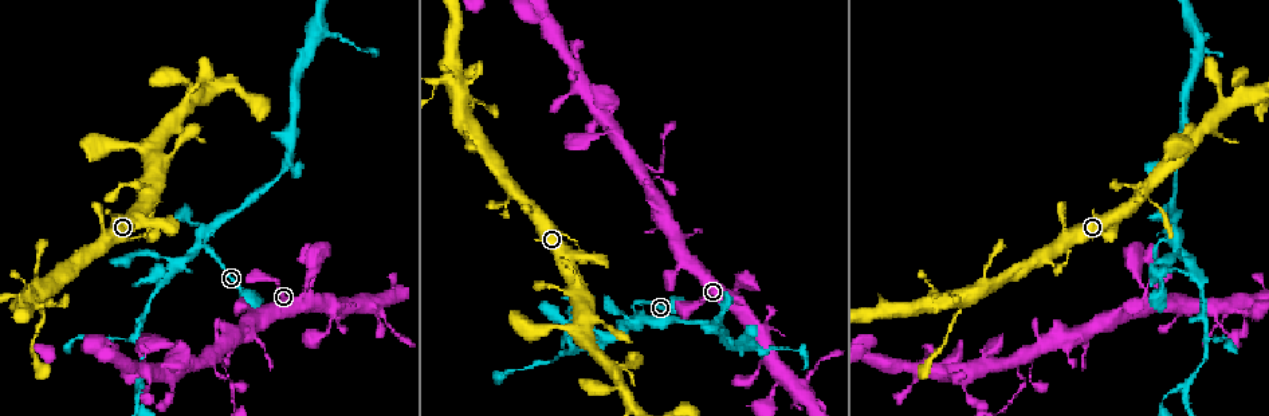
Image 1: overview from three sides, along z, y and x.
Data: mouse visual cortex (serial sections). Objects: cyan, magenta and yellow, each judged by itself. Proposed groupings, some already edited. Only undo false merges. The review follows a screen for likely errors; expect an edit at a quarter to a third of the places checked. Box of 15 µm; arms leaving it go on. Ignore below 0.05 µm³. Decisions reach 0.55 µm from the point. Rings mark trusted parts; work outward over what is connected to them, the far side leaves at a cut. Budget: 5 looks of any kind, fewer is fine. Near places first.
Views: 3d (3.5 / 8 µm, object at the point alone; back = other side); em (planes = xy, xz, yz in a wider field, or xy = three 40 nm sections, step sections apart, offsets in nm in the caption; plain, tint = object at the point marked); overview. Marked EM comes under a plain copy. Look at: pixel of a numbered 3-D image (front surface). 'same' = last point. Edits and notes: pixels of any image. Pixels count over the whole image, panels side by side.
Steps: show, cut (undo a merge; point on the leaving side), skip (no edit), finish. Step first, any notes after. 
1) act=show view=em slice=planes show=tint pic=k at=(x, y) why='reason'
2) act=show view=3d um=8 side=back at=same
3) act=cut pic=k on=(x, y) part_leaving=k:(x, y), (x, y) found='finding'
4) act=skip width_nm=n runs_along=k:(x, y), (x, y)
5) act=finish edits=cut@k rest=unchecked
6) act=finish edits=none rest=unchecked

act=show view=3d um=3.5 pic=1 at=(206, 236) why='four-way junction'

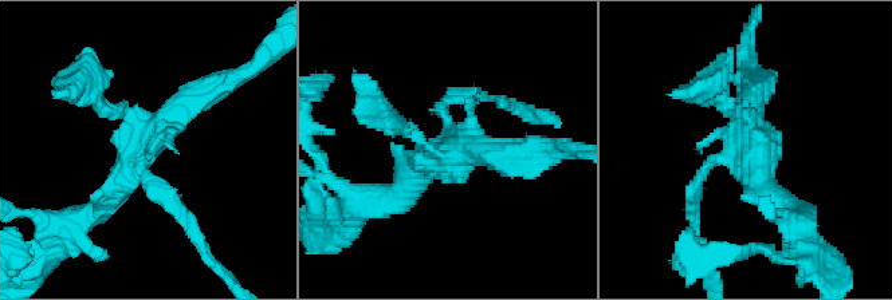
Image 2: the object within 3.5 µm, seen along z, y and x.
act=show view=em slice=xy step=2 show=tint pic=2 at=(453, 130)

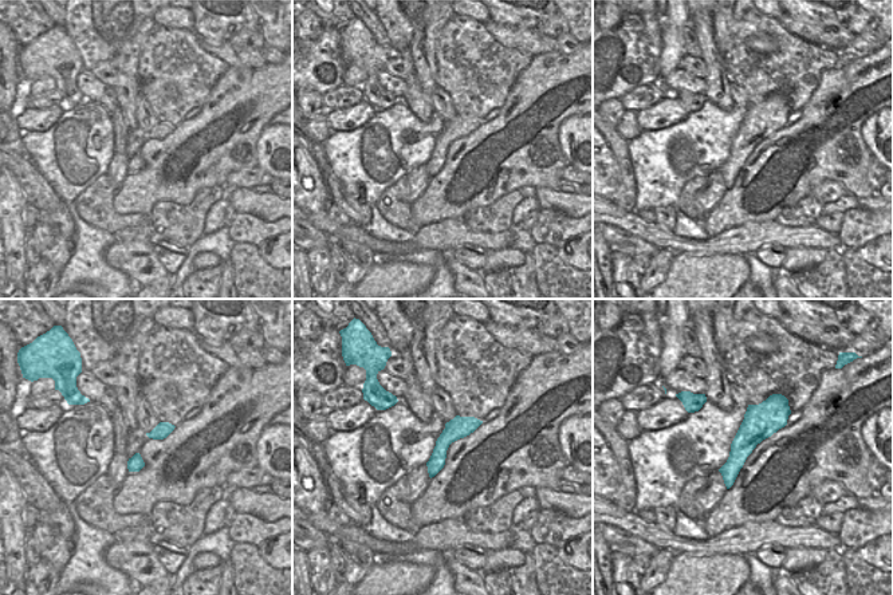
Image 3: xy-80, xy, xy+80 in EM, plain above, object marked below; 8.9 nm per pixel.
act=skip width_nm=190 runs_along=3:(771, 400), (728, 483) found='one cell here'

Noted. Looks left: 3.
act=show view=3d um=3.5 side=back pic=1 at=(1205, 335) why='a narrow waist'

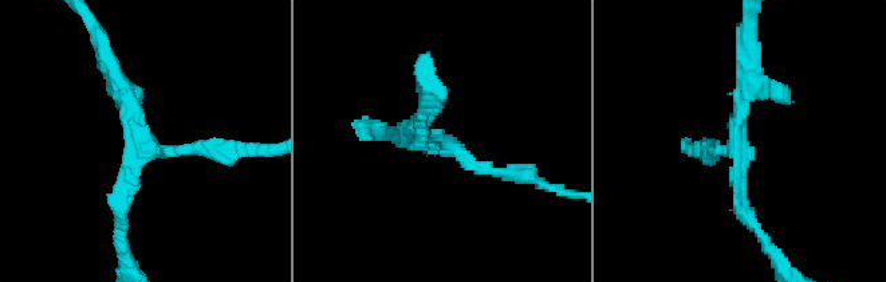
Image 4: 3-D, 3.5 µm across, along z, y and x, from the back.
act=show view=em slice=xy step=2 show=tint pic=4 at=(138, 140) arms=3 arm_widths_nm=150,150,200

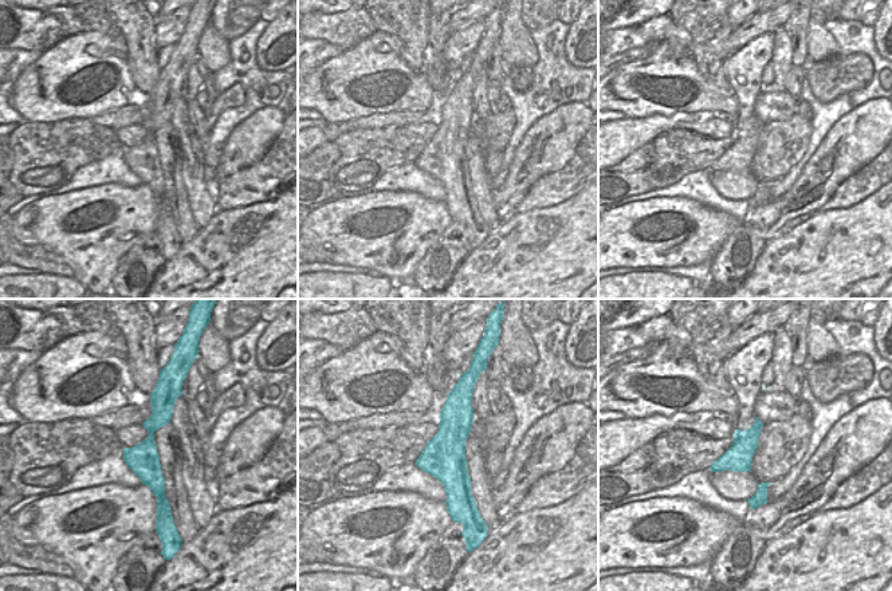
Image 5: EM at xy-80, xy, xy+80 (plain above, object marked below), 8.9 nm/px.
act=skip runs_along=4:(109, 58), (137, 132), (121, 223) found='all the same cell'

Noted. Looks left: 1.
act=finish edits=none rest=unchecked

